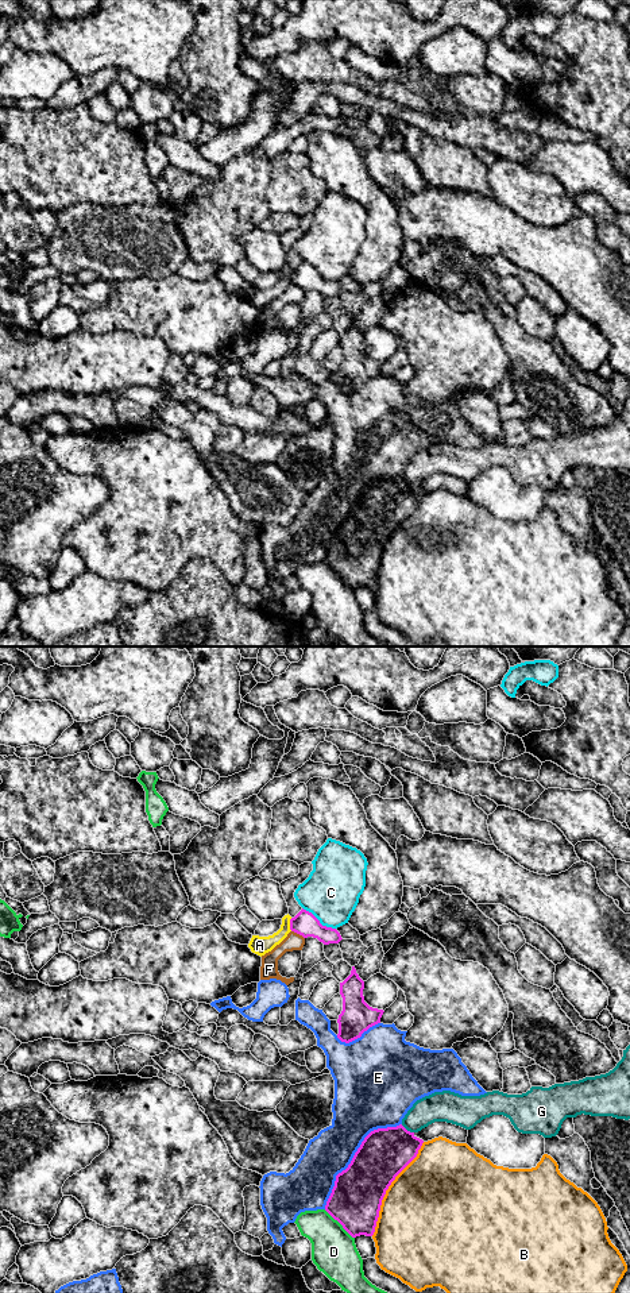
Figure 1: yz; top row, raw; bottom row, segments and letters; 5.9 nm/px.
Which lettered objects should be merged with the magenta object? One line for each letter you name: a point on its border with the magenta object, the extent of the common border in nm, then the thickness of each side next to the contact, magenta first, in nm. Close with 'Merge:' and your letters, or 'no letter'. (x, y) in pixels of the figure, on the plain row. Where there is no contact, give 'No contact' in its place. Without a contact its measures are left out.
Merge: no letter

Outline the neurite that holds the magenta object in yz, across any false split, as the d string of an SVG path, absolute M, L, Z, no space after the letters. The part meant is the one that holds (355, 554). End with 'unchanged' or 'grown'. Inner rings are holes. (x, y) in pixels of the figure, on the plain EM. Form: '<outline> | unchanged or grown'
M402 476L371 483L345 522L336 528L325 563L352 588L372 588L382 552L424 493Z | unchanged

